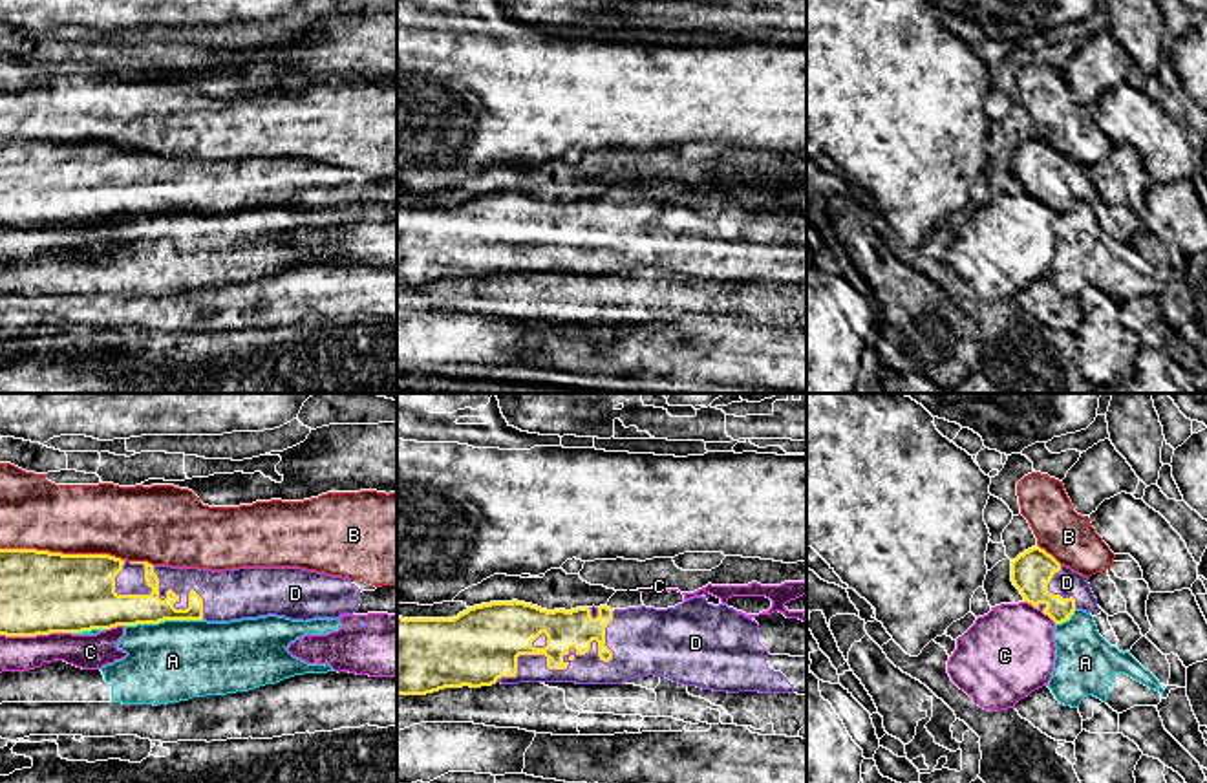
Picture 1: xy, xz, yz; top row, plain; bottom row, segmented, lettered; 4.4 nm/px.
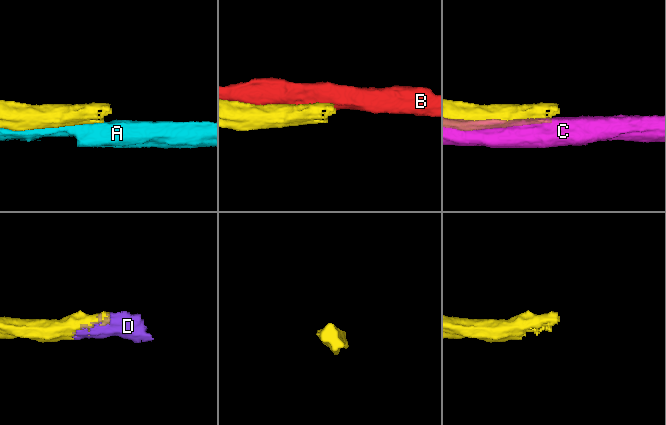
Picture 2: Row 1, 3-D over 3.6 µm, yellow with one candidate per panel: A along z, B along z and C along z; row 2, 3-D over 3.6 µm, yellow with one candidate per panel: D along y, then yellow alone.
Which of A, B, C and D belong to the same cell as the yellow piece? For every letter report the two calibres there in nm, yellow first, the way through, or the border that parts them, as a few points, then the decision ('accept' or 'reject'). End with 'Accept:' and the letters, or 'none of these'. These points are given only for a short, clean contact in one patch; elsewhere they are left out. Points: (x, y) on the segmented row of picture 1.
A: 160/360 nm | reject
B: 360/320 nm | reject
C: 360/160 nm | reject
D: 170/170 nm | accept
Accept: D

